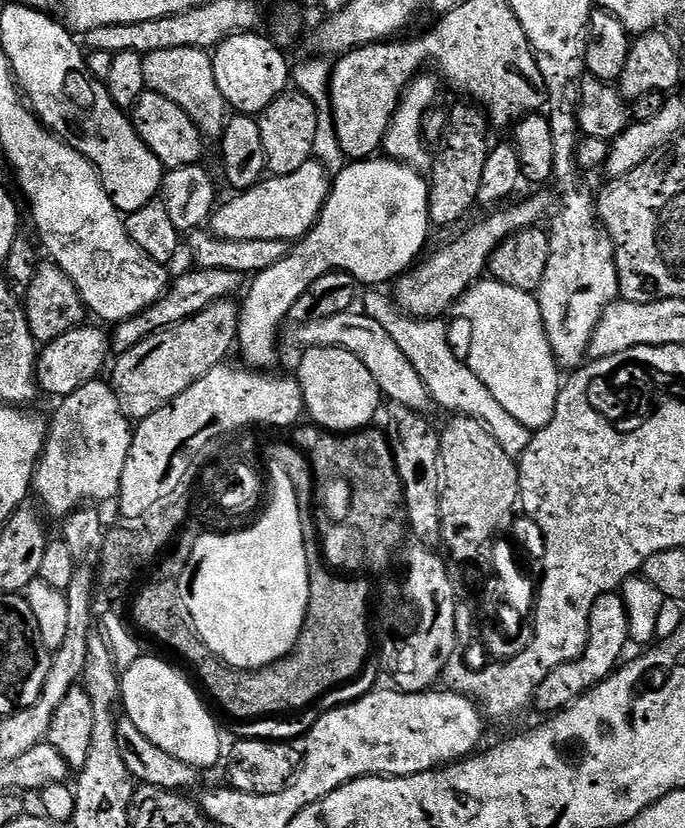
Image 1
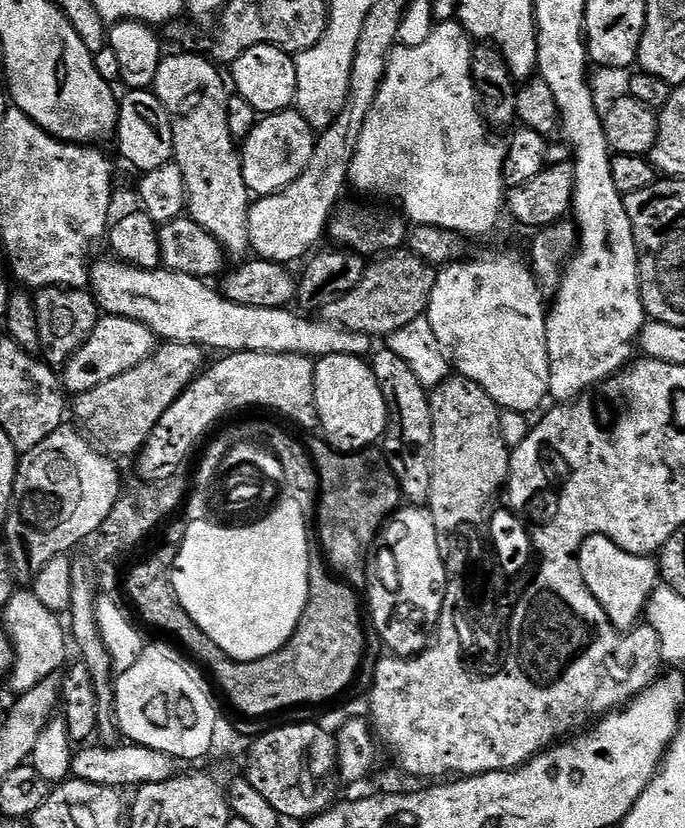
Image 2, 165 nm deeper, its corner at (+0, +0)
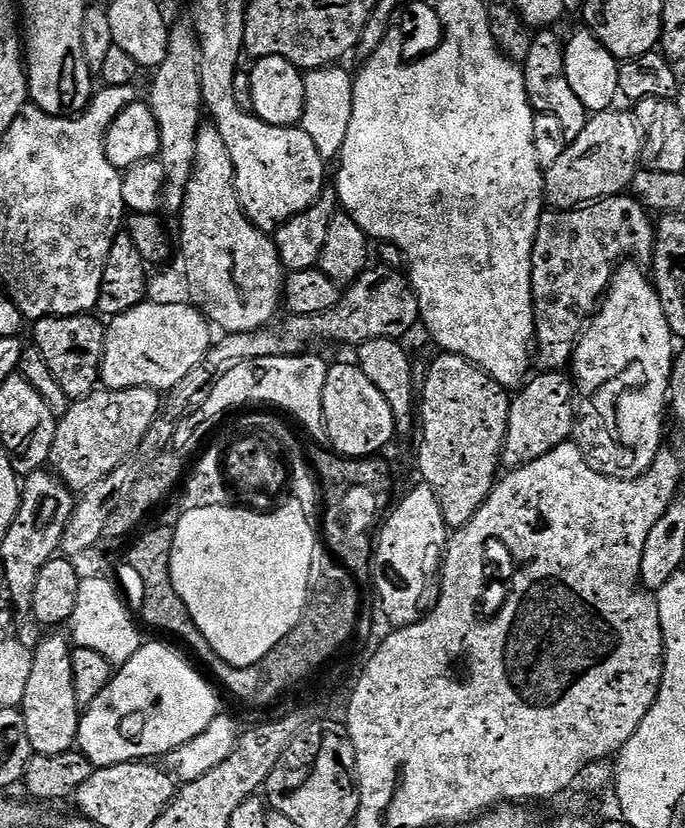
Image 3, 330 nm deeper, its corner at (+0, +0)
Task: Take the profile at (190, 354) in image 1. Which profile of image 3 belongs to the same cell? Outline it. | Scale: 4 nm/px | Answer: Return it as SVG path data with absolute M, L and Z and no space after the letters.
M127 388L126 390L97 390L84 400L73 400L65 416L59 417L54 434L54 446L48 459L51 471L59 476L69 488L83 490L102 482L119 464L123 464L139 449L146 430L161 413L162 396L152 388Z

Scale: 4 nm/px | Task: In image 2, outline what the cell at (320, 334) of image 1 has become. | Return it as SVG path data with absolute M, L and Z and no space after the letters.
M116 258L109 259L97 259L90 268L90 291L101 313L142 322L161 341L198 344L205 350L217 348L220 354L261 352L298 354L309 358L346 354L364 358L373 351L373 337L329 324L323 318L309 318L304 314L295 316L288 308L238 306L217 289L215 292L211 283L190 278L190 274L152 271L136 268Z

